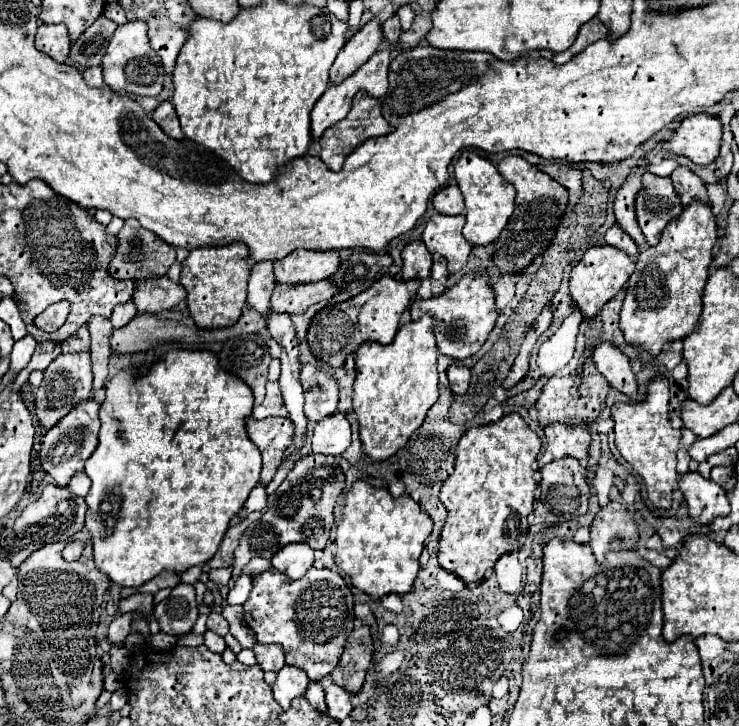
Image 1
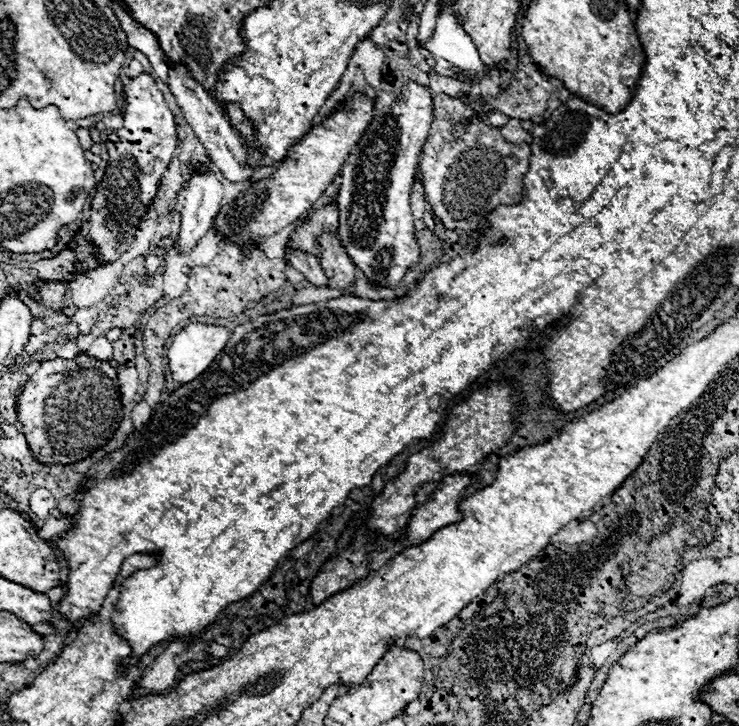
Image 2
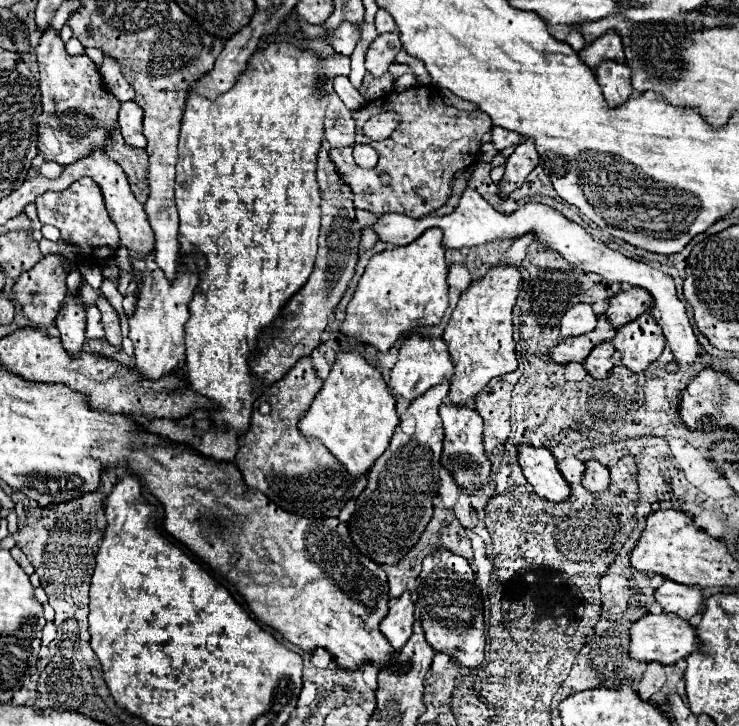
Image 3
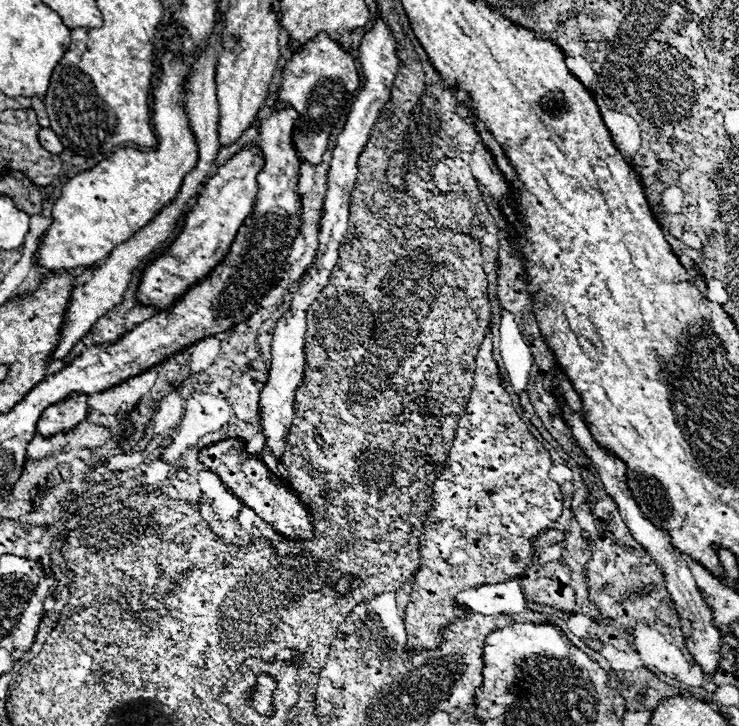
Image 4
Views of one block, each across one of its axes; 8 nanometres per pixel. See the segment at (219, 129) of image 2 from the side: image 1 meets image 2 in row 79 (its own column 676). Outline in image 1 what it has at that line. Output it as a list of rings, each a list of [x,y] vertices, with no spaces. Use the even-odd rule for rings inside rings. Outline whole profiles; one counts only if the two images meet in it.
[[[678,166],[678,168],[672,172],[670,178],[672,178],[672,182],[674,182],[676,194],[678,194],[680,200],[682,200],[682,206],[688,206],[692,200],[710,204],[708,192],[706,192],[706,182],[704,182],[700,176],[696,176],[690,168]]]

